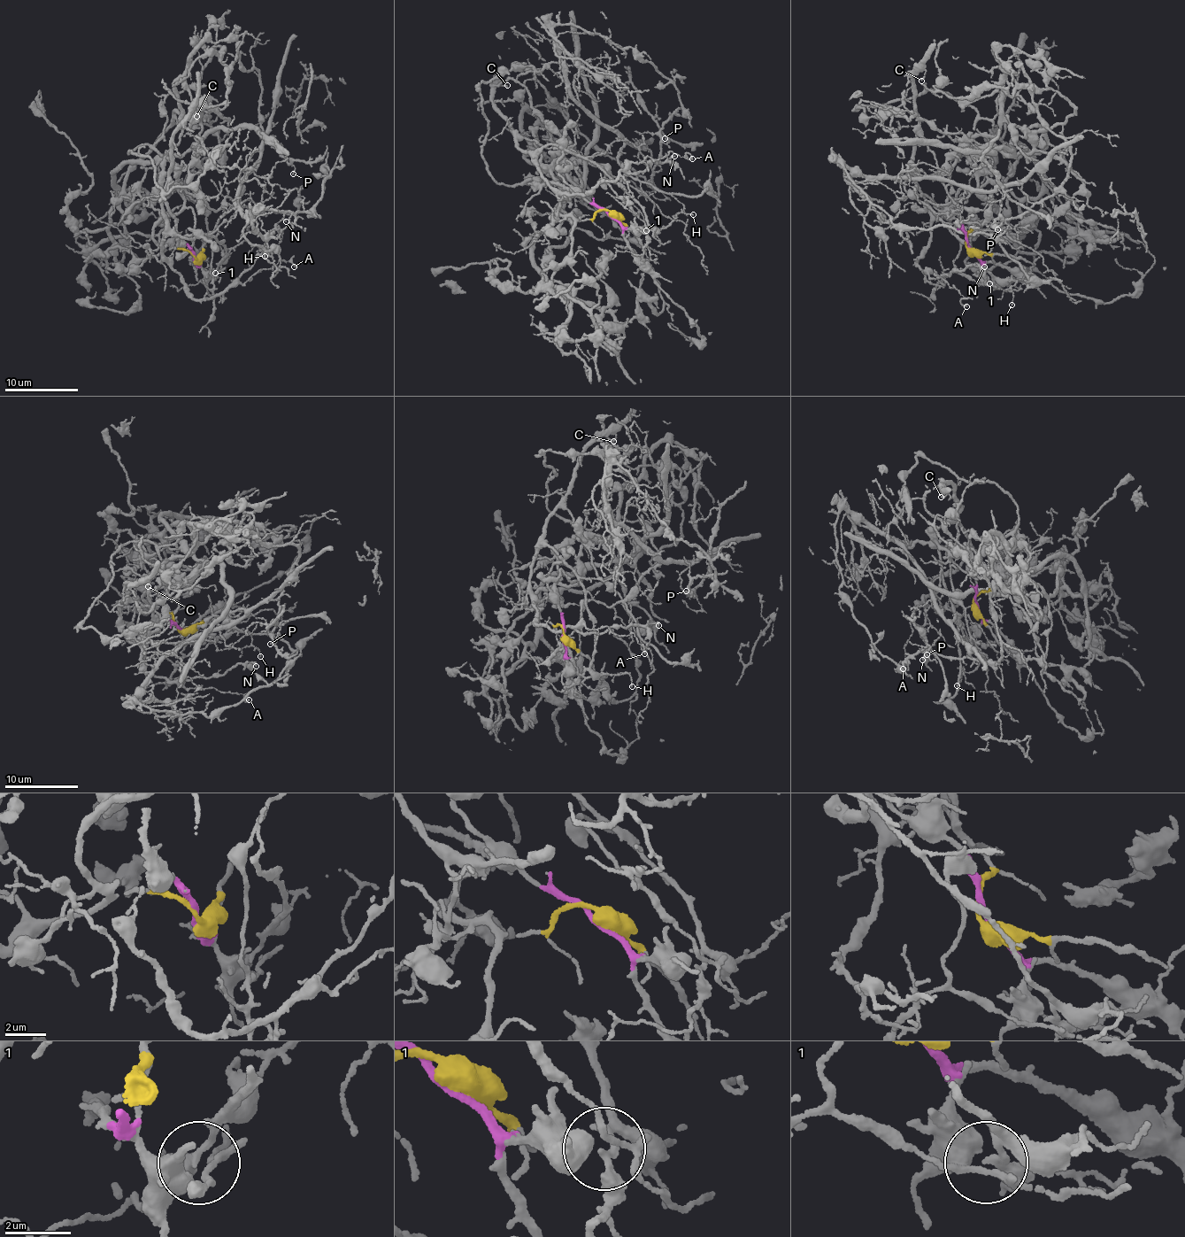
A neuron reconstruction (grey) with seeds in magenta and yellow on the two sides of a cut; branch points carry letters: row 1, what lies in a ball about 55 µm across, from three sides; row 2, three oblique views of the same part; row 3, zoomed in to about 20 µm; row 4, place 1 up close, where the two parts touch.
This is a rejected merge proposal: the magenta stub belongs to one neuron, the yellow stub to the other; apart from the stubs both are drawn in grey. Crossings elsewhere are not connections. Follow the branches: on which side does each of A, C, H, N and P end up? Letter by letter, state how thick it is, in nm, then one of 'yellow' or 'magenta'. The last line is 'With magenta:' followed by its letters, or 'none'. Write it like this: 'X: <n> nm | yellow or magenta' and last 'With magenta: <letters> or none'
A: 160 nm | magenta
C: 130 nm | magenta
H: 110 nm | magenta
N: 190 nm | magenta
P: 130 nm | magenta
With magenta: A, C, H, N, P

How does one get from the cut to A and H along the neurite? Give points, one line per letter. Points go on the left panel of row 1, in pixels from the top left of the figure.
A: (194, 257), (189, 246), (177, 246), (171, 266), (186, 292), (201, 299), (244, 283), (280, 260), (295, 266)
H: (194, 257), (197, 266), (212, 274), (224, 263), (231, 249), (241, 243), (253, 243), (265, 257)

